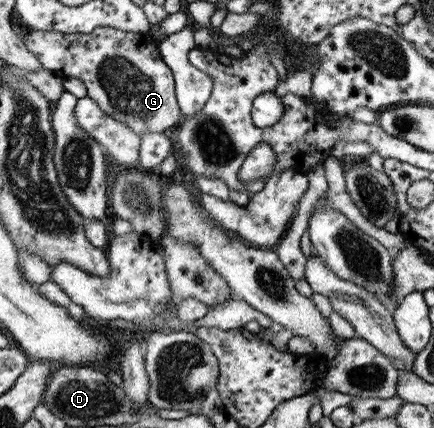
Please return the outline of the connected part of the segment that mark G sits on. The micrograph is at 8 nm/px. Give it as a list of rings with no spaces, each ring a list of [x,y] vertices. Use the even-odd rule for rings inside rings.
[[[97,26],[87,34],[63,34],[53,30],[28,31],[23,40],[27,52],[31,52],[43,68],[61,77],[73,76],[80,80],[85,86],[85,94],[97,103],[101,112],[117,122],[123,122],[137,137],[141,138],[147,132],[167,133],[179,123],[181,116],[175,100],[173,74],[161,60],[155,40],[147,33],[133,34],[115,30],[111,26]]]

